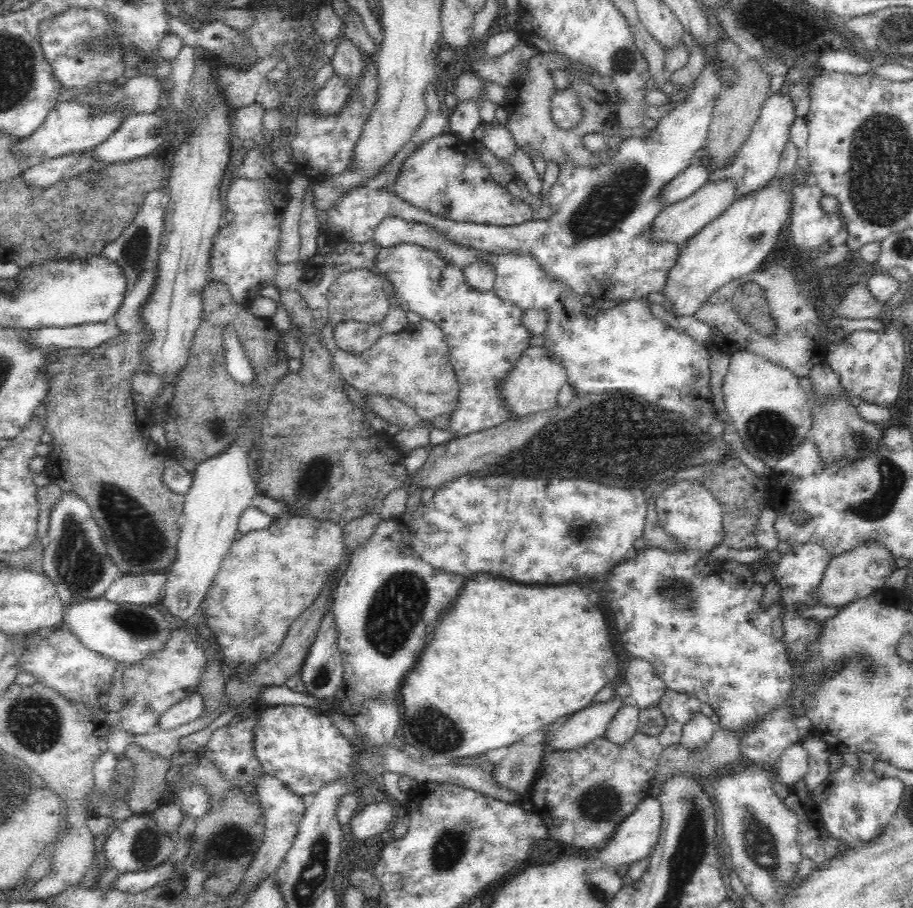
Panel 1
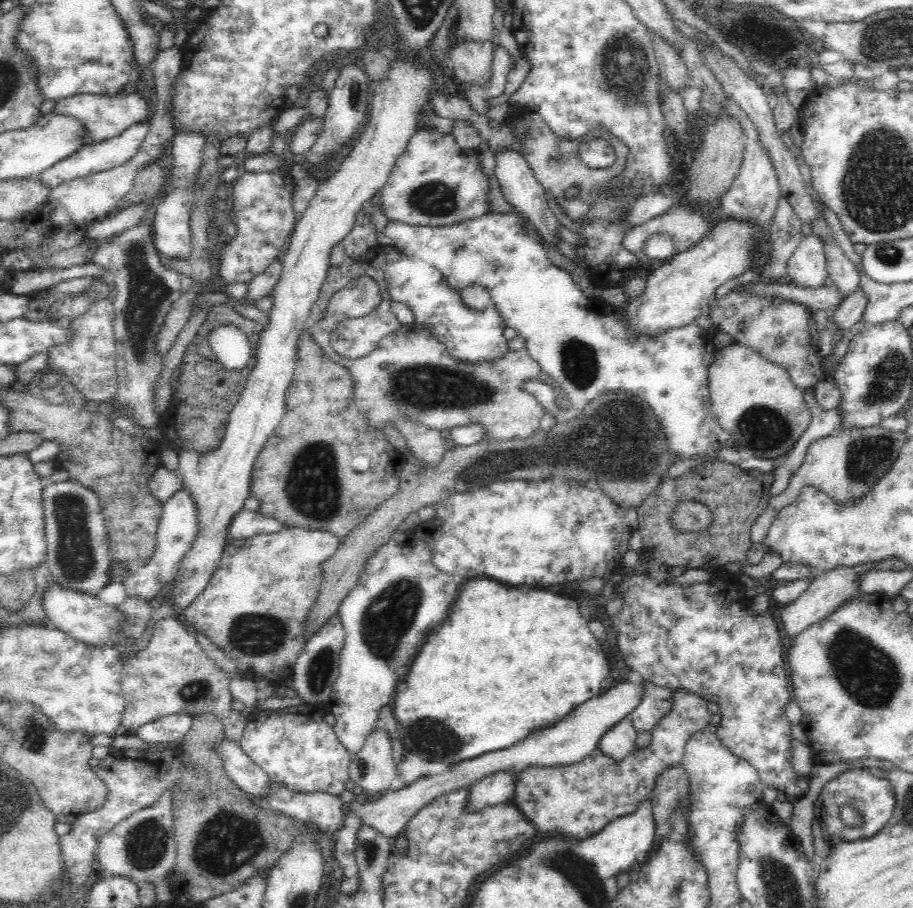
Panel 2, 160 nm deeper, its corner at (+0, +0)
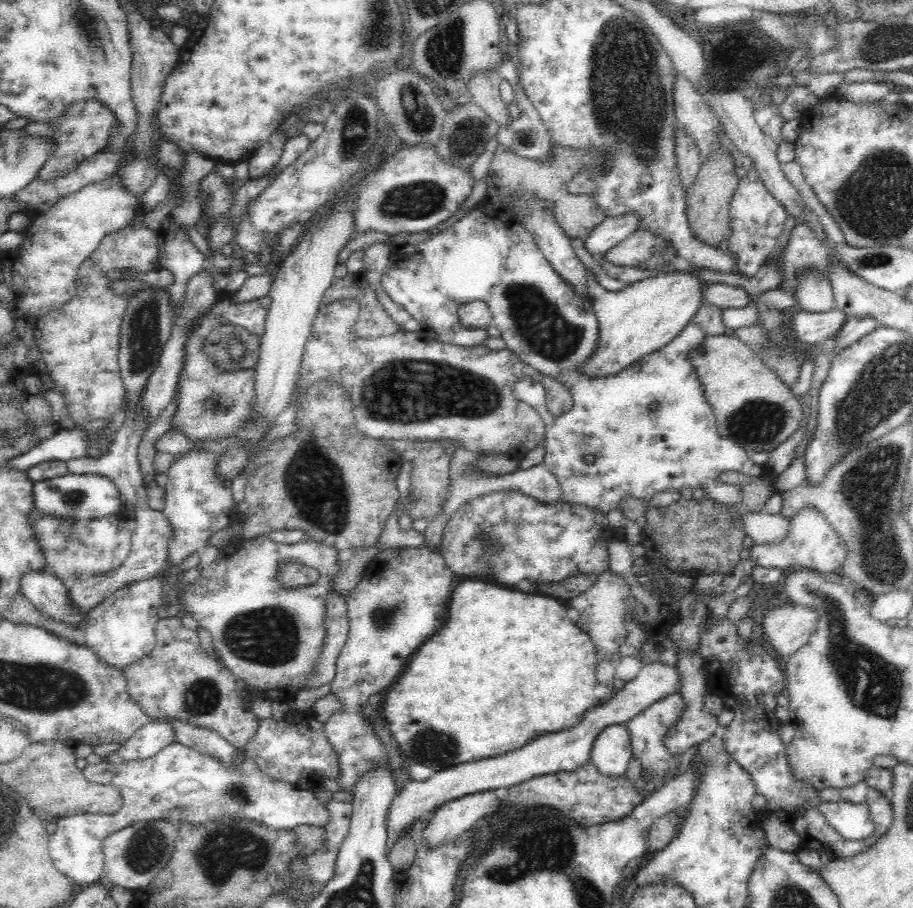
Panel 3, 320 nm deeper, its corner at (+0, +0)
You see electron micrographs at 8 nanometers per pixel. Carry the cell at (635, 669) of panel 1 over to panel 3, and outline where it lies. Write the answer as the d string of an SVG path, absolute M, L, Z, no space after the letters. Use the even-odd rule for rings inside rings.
M676 692L666 696L664 700L648 706L646 710L640 712L640 715L634 716L628 723L624 724L629 731L632 757L640 761L640 767L642 767L640 778L644 781L652 781L654 784L655 779L663 779L666 782L676 776L675 773L681 766L682 755L670 753L665 741L668 732L682 720L684 711L686 711L686 703L679 692Z

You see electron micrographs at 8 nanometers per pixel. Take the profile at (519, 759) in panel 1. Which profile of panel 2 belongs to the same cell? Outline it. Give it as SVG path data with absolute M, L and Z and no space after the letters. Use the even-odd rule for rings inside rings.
M500 771L474 783L468 792L464 813L475 813L495 804L510 803L514 796L516 772Z

